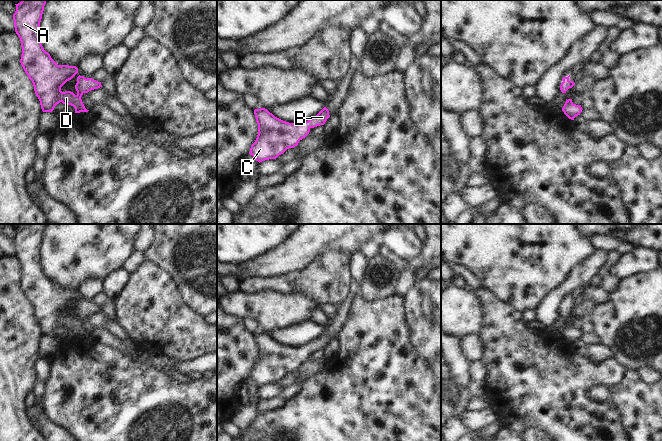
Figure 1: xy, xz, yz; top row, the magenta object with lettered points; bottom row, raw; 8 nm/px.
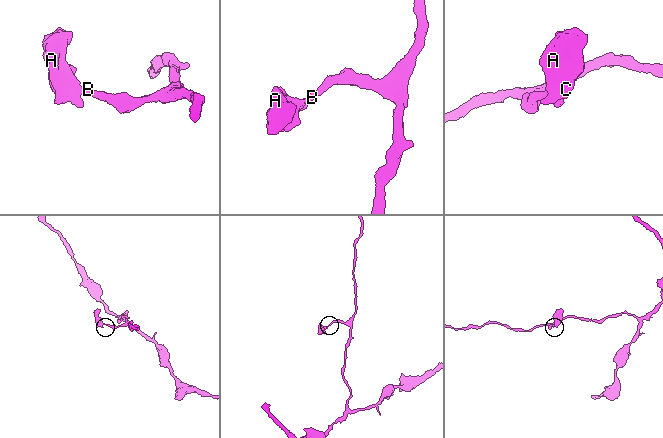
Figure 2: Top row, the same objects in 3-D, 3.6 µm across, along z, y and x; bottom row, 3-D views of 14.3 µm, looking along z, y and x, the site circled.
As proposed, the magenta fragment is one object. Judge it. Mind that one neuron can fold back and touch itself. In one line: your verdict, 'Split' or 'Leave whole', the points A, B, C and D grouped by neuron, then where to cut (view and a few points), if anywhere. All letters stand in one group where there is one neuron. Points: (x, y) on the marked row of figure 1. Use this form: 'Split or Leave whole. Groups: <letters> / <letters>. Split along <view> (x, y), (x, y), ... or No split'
Leave whole. Groups: A B C D. No split

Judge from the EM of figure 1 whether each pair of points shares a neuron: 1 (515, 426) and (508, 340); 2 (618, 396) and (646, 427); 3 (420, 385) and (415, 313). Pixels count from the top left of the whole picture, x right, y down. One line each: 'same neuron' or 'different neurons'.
1: different neurons
2: same neuron
3: different neurons

